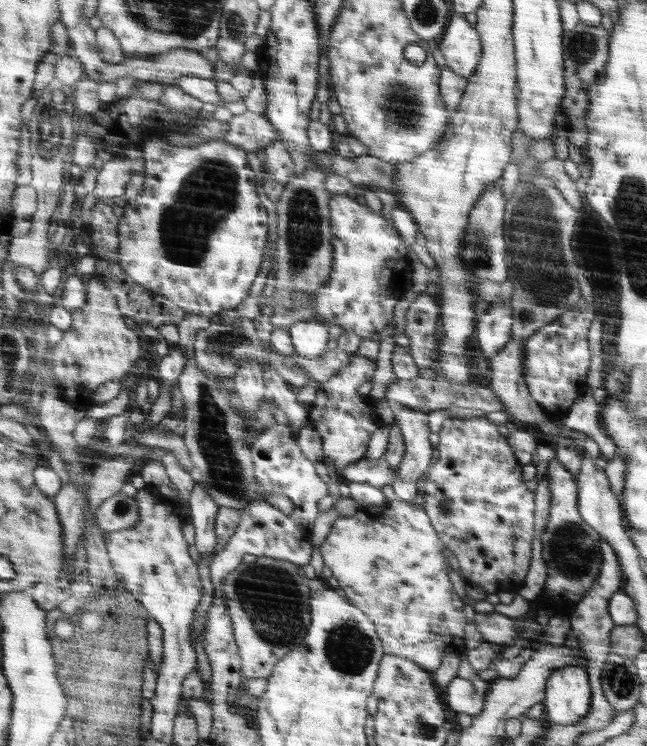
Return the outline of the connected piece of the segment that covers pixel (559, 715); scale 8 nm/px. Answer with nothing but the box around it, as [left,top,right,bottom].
[543,667,593,726]

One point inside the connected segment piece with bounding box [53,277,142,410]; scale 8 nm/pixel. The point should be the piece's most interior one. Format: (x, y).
(102, 347)

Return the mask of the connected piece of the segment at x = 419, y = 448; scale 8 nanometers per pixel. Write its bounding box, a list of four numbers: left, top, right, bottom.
[393,407,435,482]

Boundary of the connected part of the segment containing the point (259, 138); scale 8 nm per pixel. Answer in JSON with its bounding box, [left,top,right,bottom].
[220,112,280,152]

